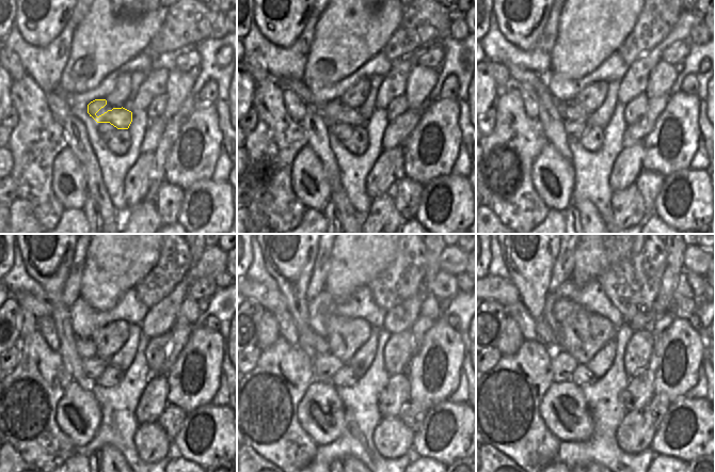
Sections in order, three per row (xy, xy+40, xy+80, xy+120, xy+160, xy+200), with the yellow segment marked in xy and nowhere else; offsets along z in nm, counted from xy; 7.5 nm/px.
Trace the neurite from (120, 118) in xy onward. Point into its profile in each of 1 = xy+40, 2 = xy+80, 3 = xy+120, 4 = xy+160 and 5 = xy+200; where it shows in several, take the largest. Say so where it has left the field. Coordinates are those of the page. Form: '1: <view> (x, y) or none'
1: xy+40 (335, 111)
2: xy+80 (569, 110)
3: xy+120 (85, 347)
4: xy+160 (320, 345)
5: xy+200 (545, 334)

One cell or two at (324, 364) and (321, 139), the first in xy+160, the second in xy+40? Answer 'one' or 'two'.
two

